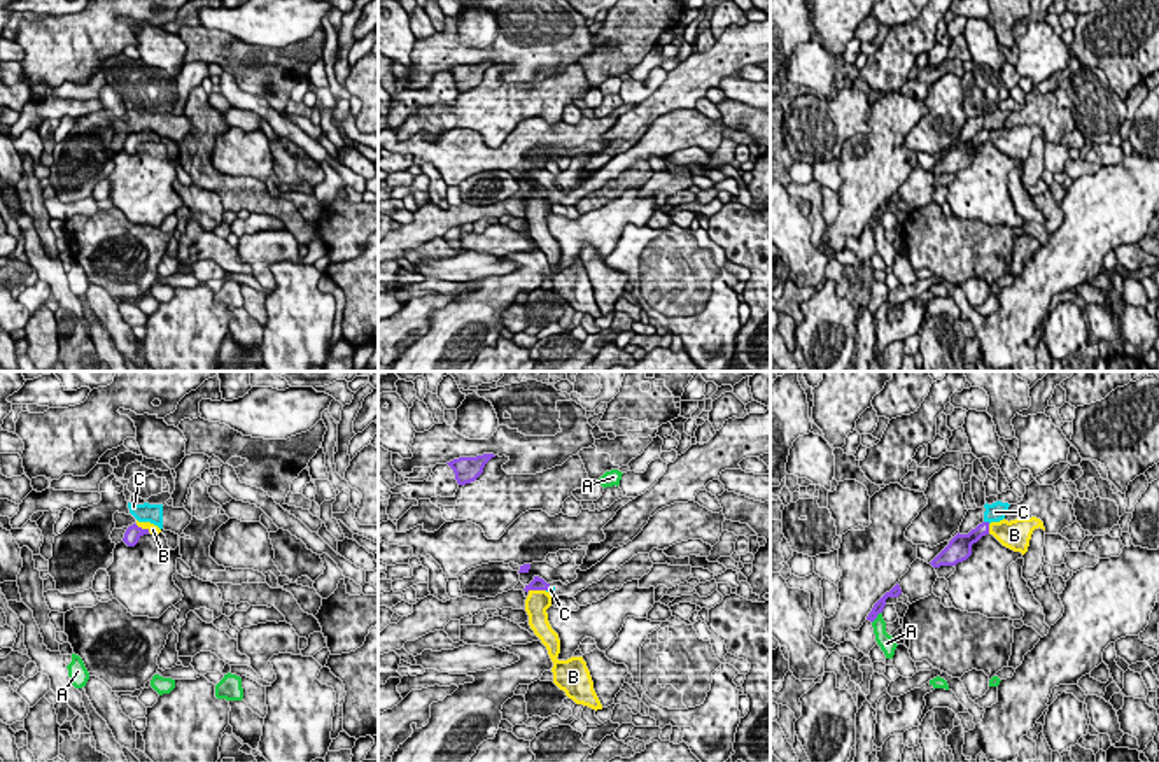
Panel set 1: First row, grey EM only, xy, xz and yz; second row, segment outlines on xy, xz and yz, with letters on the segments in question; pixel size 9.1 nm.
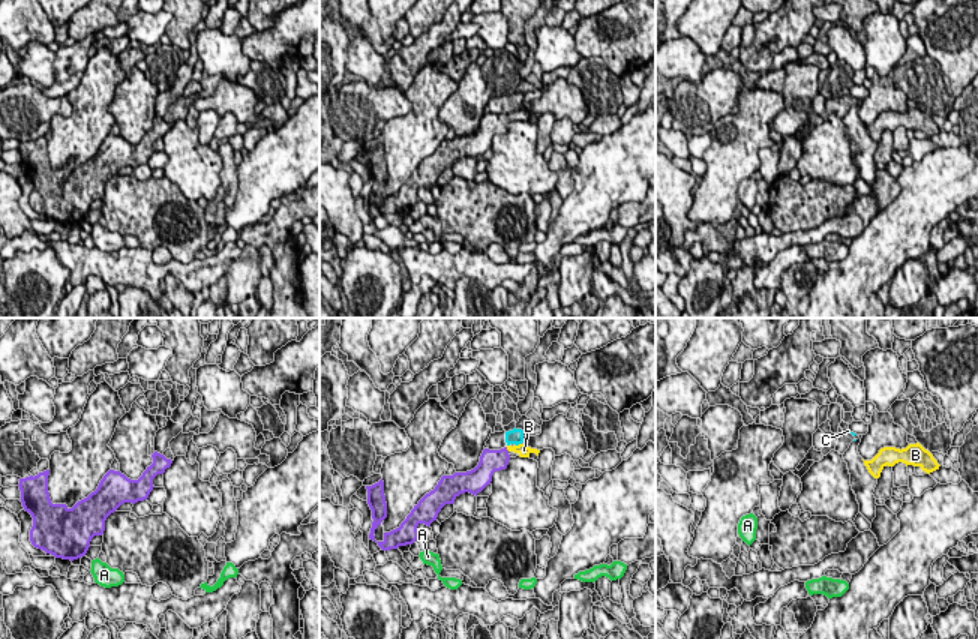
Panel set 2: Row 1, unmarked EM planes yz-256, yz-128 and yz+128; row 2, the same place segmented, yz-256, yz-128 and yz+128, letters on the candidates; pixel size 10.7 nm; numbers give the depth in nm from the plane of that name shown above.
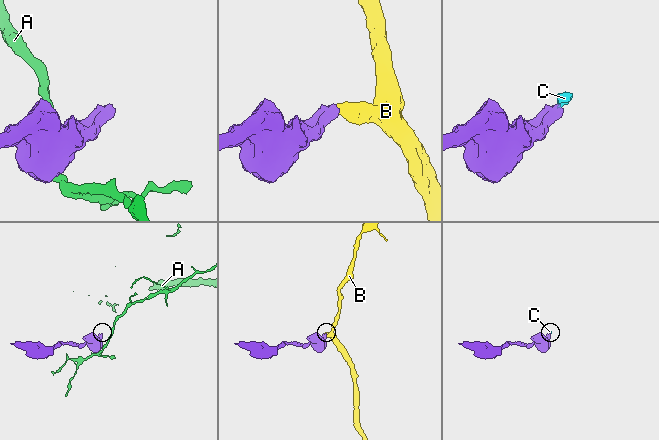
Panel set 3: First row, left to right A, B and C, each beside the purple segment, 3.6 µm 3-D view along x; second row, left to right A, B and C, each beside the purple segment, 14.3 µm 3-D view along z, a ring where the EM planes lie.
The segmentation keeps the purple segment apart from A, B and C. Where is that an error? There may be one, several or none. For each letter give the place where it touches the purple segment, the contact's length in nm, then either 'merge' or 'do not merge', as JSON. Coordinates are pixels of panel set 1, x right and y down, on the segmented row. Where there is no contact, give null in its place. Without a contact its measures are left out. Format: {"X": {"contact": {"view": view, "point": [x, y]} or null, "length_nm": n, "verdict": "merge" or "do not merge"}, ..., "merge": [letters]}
{"A": {"contact": {"view": "yz", "point": [876, 617]}, "length_nm": 140, "verdict": "do not merge"}, "B": {"contact": {"view": "xz", "point": [536, 589]}, "length_nm": 180, "verdict": "merge"}, "C": {"contact": {"view": "yz", "point": [988, 522]}, "length_nm": 70, "verdict": "do not merge"}, "merge": ["B"]}

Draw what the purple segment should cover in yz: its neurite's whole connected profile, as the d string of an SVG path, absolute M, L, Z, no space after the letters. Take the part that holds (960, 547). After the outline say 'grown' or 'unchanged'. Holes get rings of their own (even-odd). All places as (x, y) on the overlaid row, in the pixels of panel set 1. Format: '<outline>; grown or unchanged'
M1036 517L1000 520L1000 522L982 522L968 534L956 534L949 545L930 562L933 568L956 566L972 555L972 545L982 536L993 534L1003 547L1021 552L1028 552L1029 540L1035 529L1043 529L1043 522Z; grown

